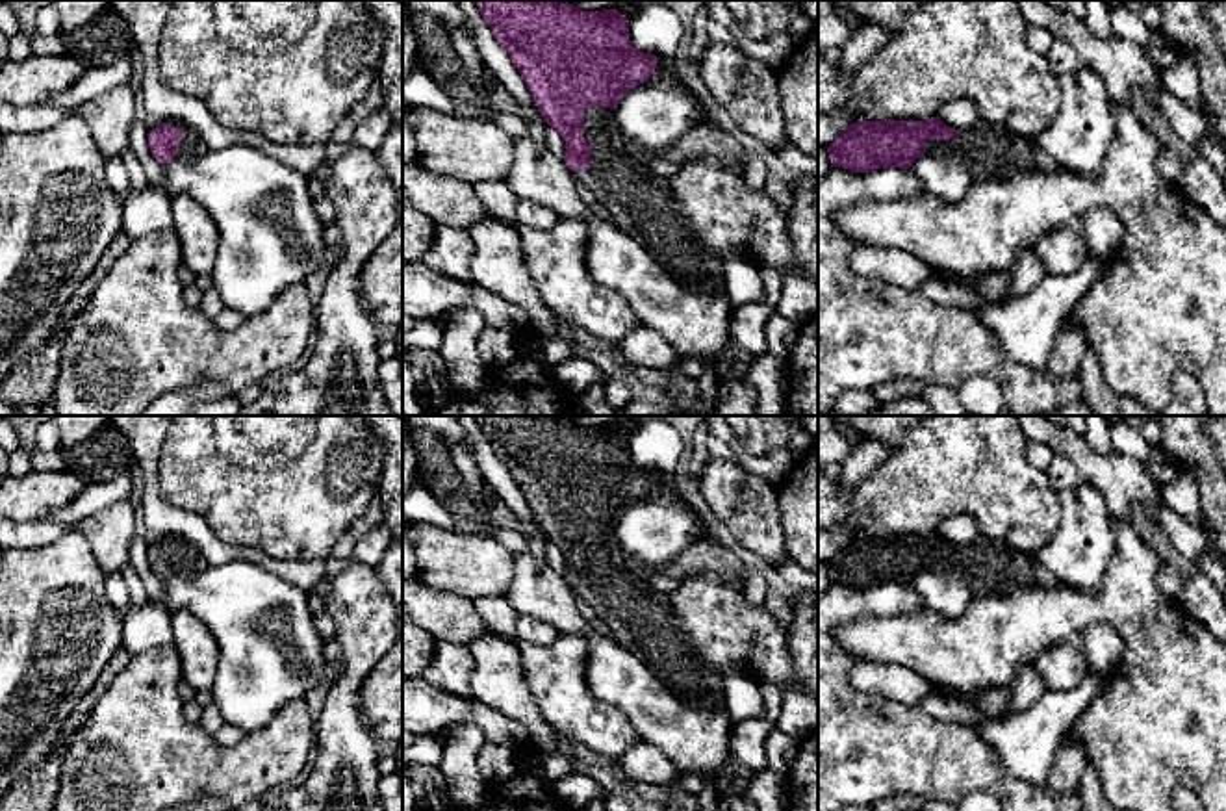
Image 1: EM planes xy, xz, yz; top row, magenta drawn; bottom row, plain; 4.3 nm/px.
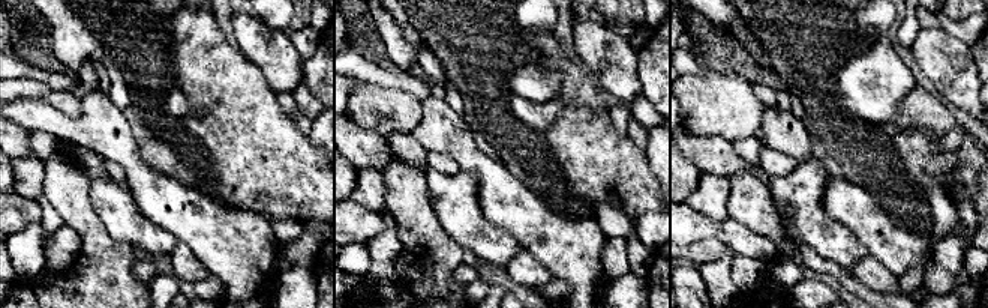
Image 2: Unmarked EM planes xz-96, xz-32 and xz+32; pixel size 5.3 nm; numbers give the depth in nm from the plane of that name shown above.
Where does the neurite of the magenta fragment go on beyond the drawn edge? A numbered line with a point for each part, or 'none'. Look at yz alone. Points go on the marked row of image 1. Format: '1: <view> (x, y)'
1: yz (991, 153)

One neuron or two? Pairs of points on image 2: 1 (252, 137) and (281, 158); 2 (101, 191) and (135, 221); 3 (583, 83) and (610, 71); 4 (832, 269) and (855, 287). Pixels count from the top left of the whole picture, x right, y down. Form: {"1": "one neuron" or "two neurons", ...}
{"1": "one neuron", "2": "one neuron", "3": "two neurons", "4": "one neuron"}

